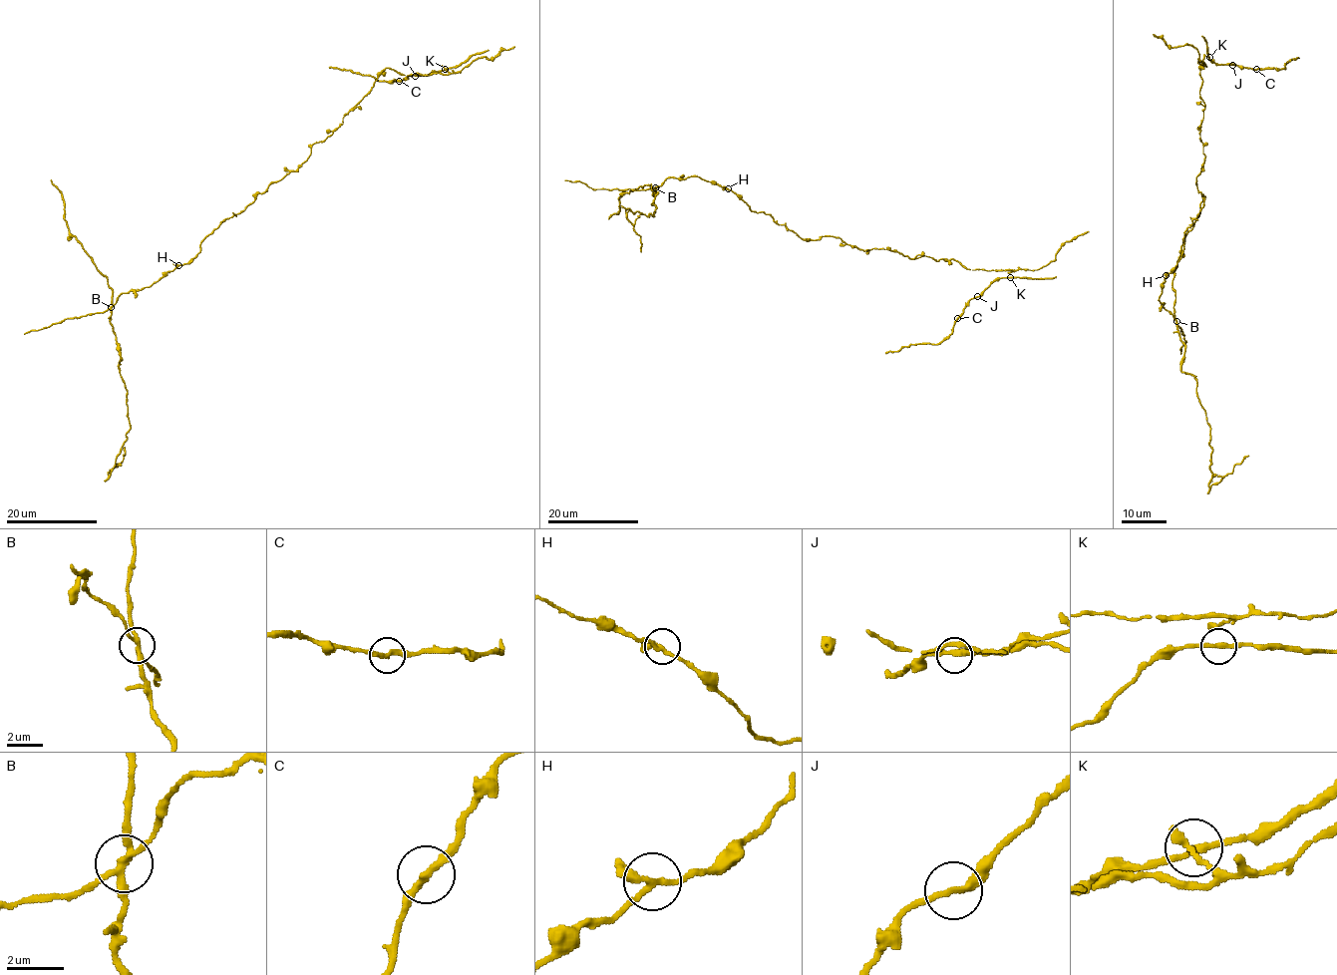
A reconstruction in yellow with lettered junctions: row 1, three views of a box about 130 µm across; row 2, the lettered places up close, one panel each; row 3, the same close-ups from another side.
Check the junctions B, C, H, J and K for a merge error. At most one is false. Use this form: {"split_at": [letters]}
{"split_at": ["B"]}

